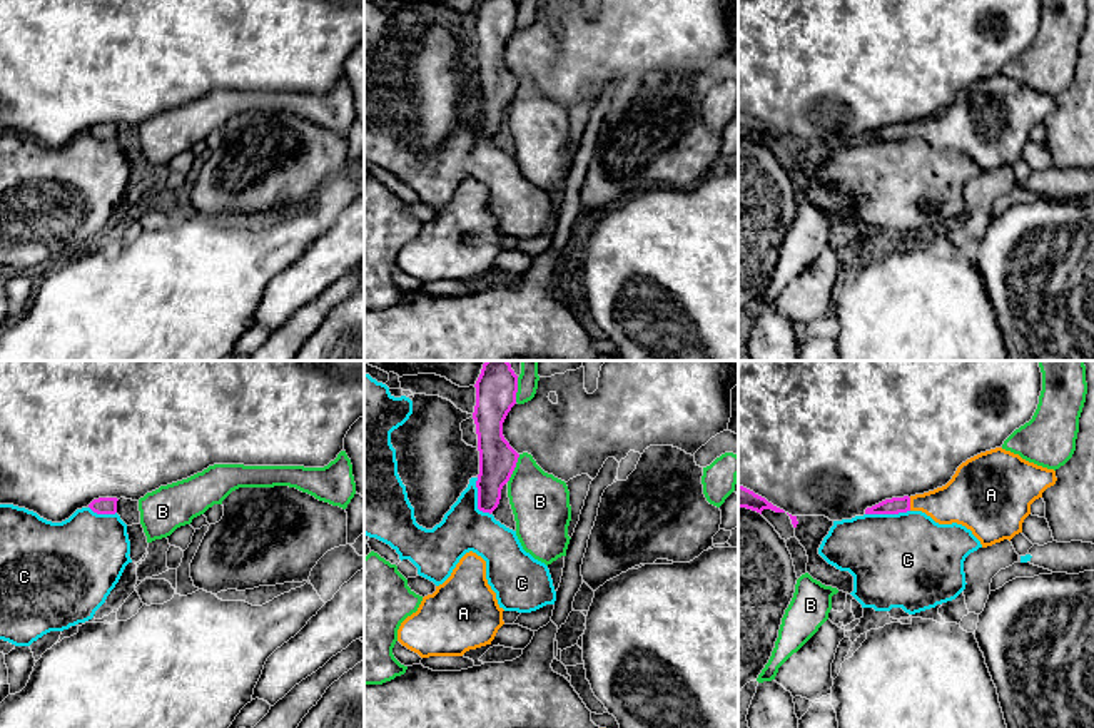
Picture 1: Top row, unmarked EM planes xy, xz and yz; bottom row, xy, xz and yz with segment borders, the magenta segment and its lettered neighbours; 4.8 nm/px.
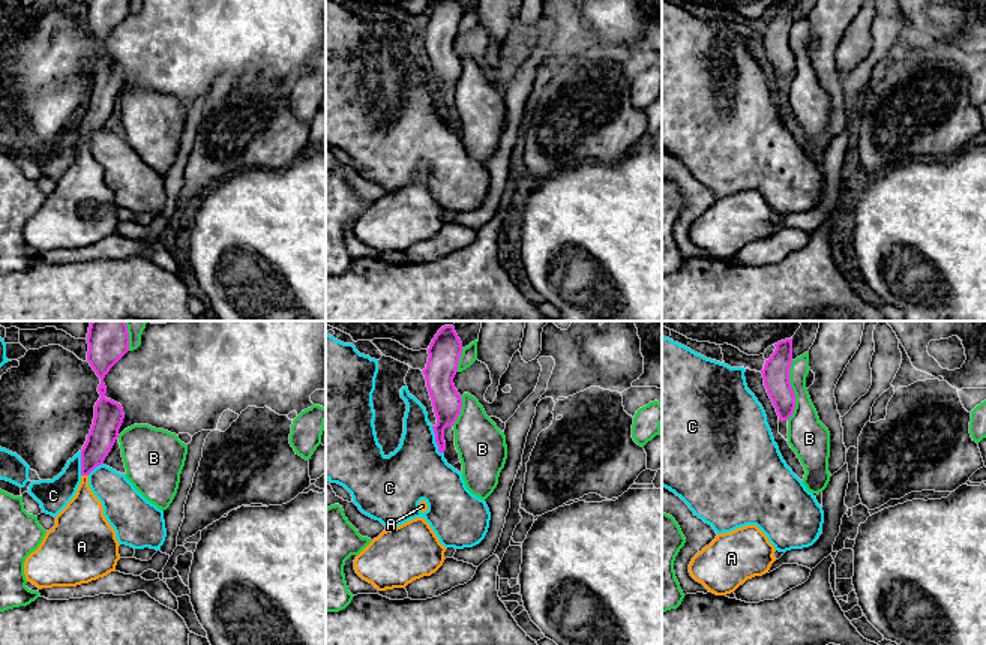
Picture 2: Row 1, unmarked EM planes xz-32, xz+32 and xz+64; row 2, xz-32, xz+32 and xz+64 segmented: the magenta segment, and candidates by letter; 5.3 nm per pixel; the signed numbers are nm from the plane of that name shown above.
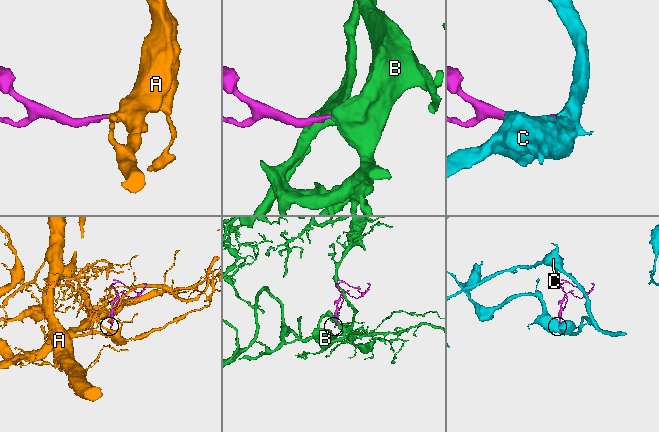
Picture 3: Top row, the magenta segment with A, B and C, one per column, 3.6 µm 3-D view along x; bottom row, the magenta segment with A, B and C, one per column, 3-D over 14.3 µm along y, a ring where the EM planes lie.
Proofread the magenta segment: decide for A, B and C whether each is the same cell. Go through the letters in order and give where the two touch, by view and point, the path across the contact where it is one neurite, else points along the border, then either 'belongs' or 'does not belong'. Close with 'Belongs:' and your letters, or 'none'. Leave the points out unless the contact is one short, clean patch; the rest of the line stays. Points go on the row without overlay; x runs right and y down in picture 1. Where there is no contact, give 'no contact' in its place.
A: contact yz (909, 131); way yz (896, 131), (909, 131), (954, 129), (961, 126); belongs
B: contact xz (515, 92); does not belong
C: contact yz (887, 139); border yz (909, 136), (866, 141); does not belong
Belongs: A

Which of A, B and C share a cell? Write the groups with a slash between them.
A / B / C

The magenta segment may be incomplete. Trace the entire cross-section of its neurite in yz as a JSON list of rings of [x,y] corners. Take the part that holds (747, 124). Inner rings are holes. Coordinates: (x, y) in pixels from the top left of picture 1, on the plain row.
[[[738,110],[738,134],[747,134],[762,140],[763,135],[772,135],[775,139],[785,139],[783,135],[773,132],[765,124],[755,120],[753,117]]]

